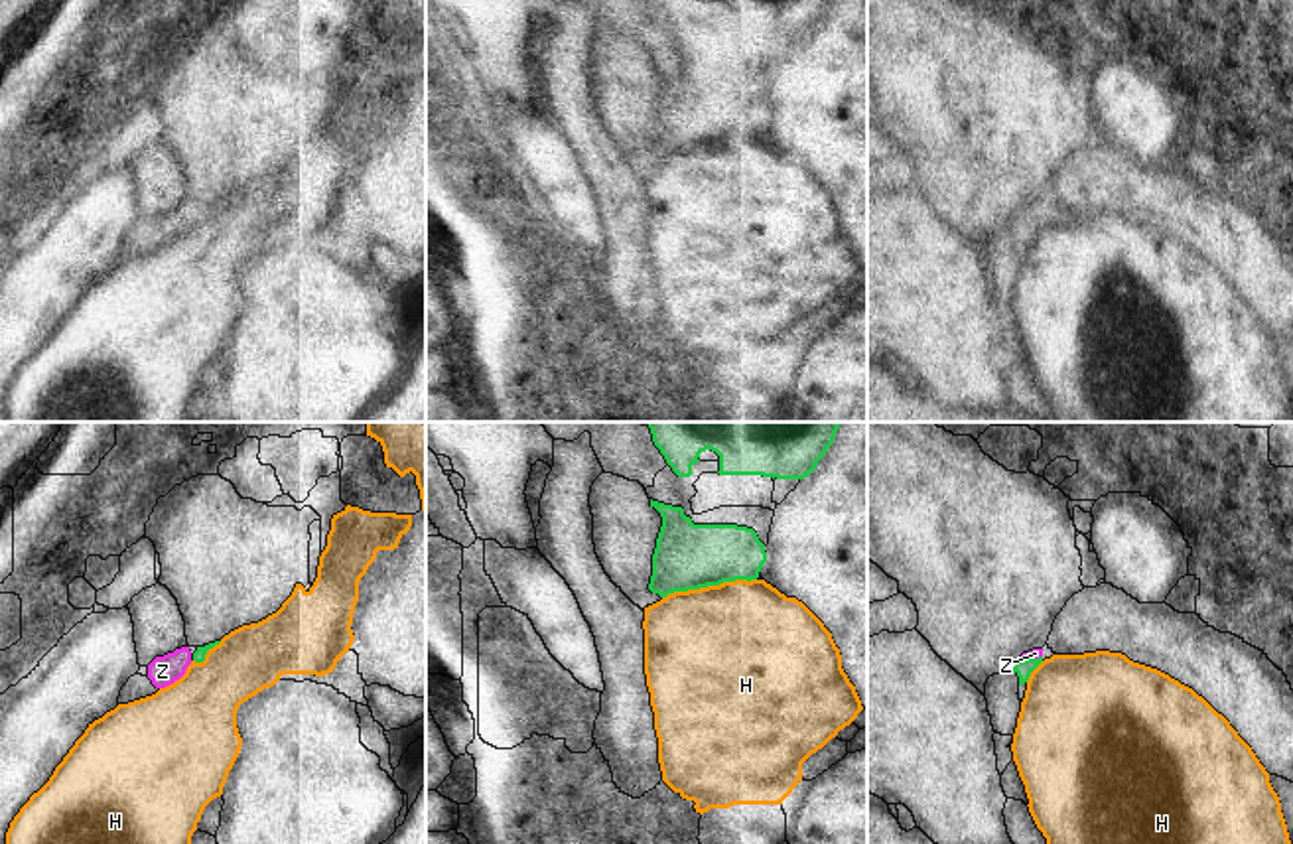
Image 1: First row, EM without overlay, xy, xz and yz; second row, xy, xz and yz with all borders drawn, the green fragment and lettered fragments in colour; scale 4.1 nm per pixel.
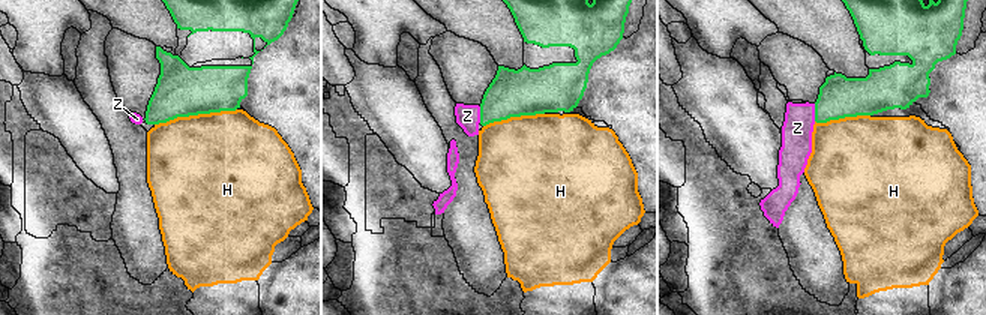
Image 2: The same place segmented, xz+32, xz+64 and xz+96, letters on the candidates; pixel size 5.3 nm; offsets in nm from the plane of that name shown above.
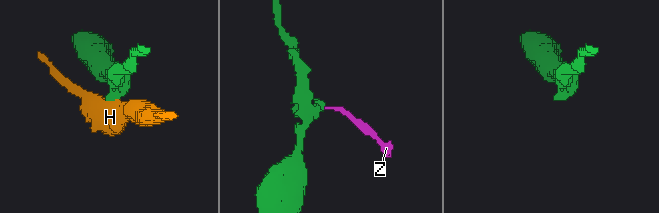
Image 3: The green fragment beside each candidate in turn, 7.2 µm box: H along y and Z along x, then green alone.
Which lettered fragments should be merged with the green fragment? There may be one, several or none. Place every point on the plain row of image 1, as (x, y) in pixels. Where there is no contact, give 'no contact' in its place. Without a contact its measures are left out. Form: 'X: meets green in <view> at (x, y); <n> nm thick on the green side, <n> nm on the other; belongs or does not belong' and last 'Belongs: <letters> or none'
H: meets green in xz at (708, 142); 280 nm thick on the green side, 480 nm on the other; does not belong
Z: meets green in yz at (1029, 217); 70 nm thick on the green side, 50 nm on the other; belongs
Belongs: Z

